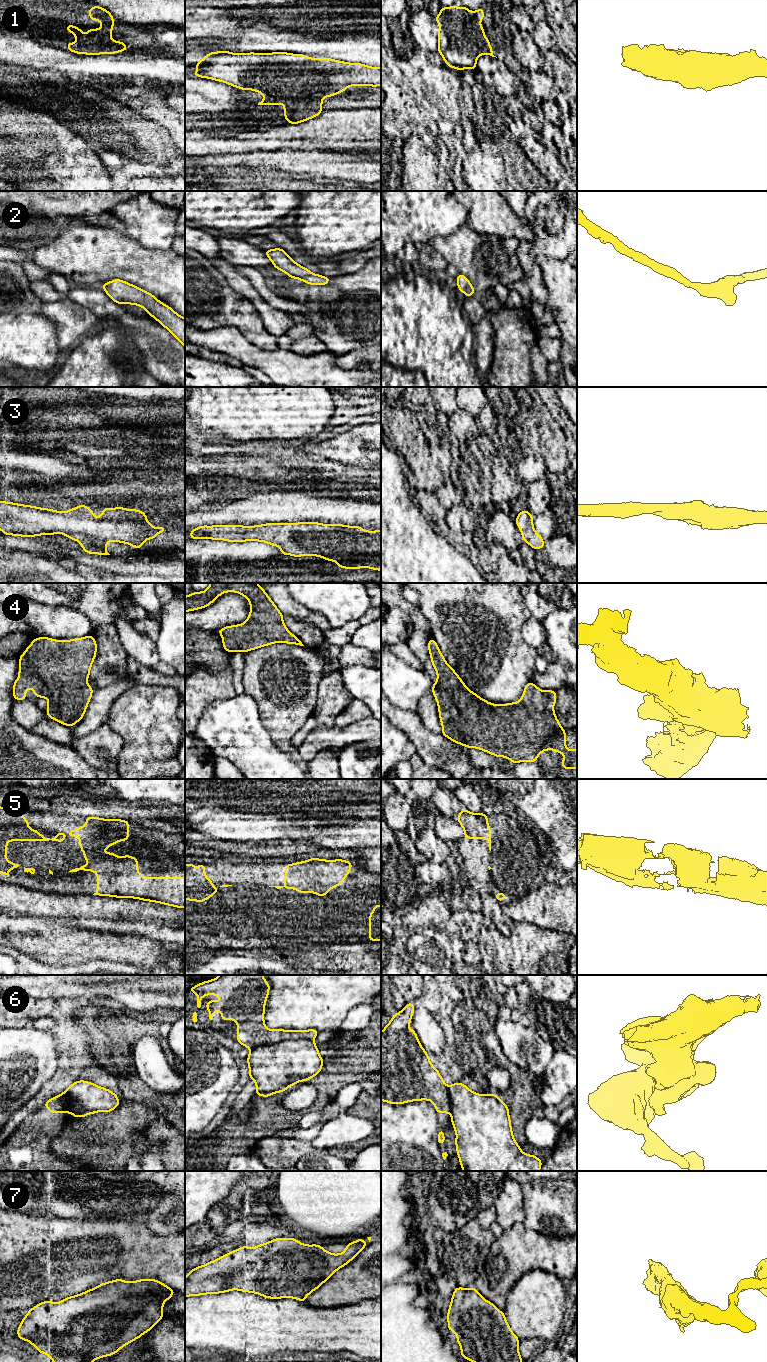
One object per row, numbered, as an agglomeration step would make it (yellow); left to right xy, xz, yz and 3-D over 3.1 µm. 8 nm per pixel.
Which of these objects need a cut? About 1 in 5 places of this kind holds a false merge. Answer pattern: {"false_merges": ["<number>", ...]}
{"false_merges": ["1", "6"]}

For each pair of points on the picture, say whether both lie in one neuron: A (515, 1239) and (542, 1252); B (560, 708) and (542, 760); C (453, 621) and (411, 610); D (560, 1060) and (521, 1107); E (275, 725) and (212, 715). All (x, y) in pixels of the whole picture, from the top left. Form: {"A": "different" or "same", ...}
{"A": "same", "B": "same", "C": "different", "D": "different", "E": "different"}

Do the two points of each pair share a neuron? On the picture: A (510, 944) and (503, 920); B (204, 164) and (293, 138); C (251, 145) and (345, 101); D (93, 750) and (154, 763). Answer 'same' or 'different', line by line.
A: different
B: different
C: different
D: different

